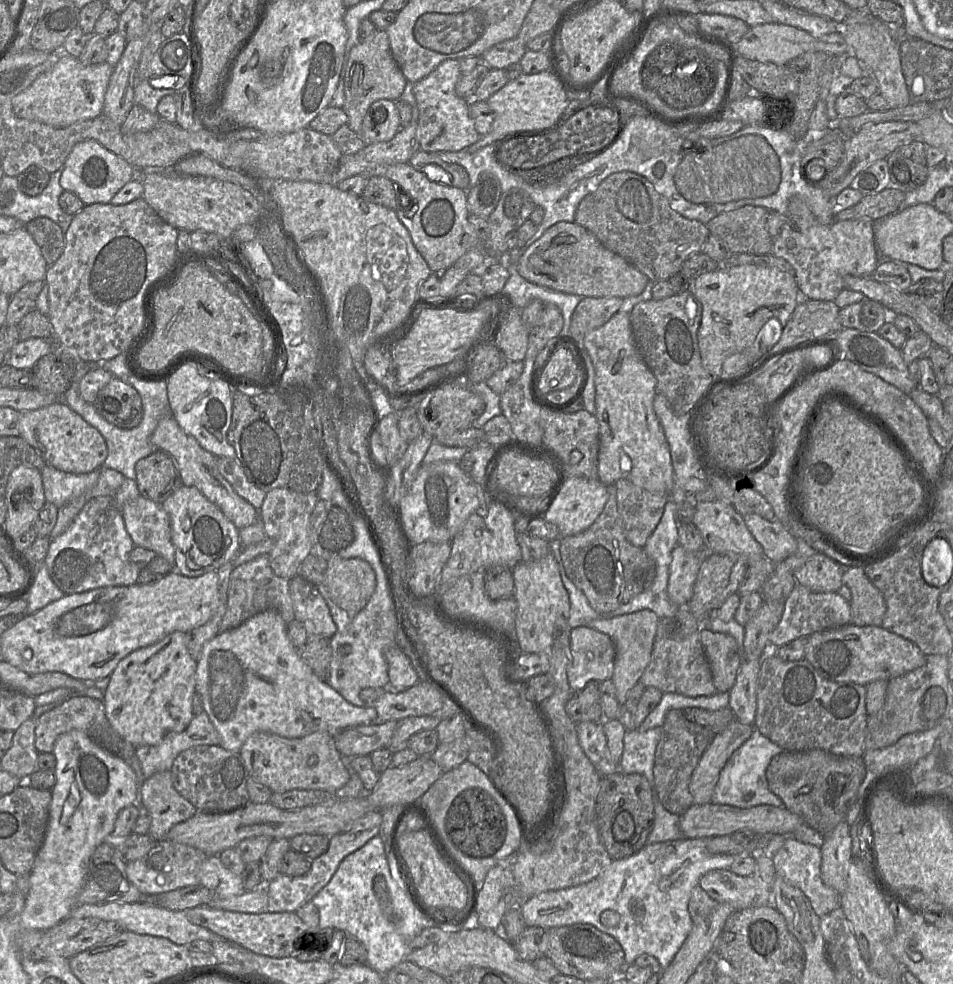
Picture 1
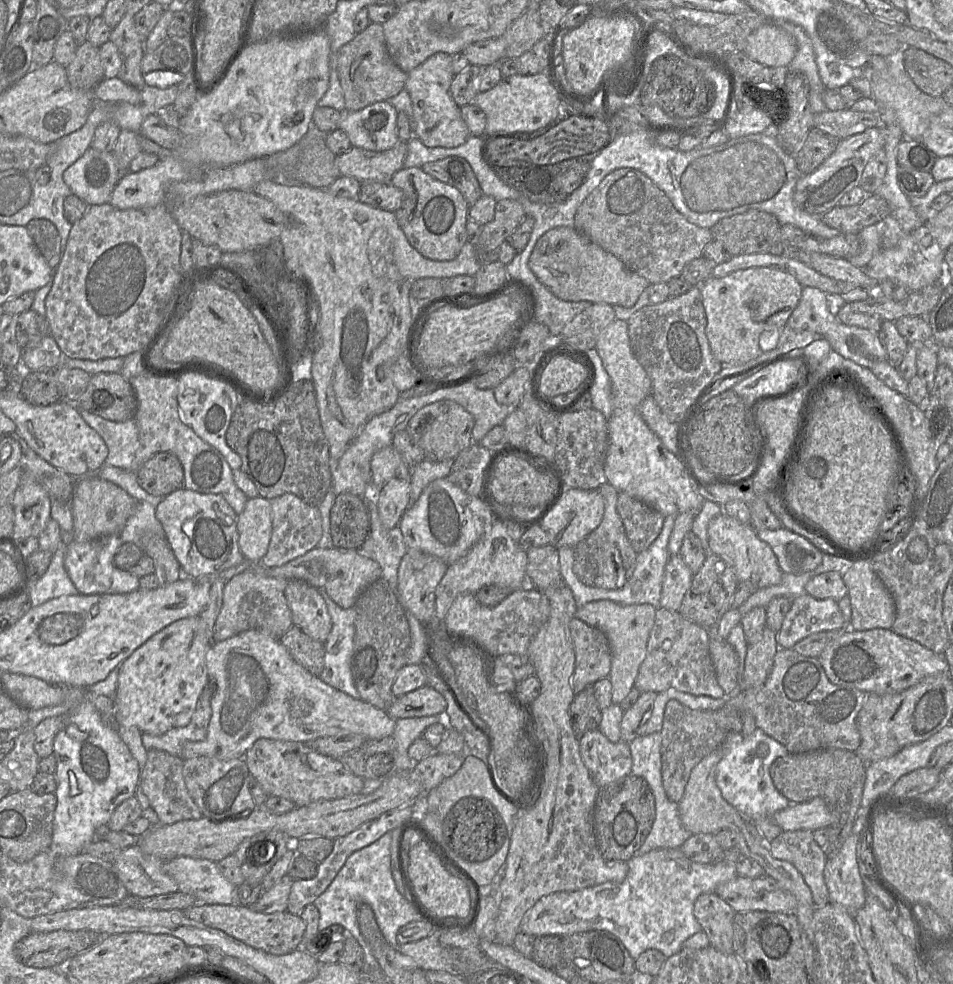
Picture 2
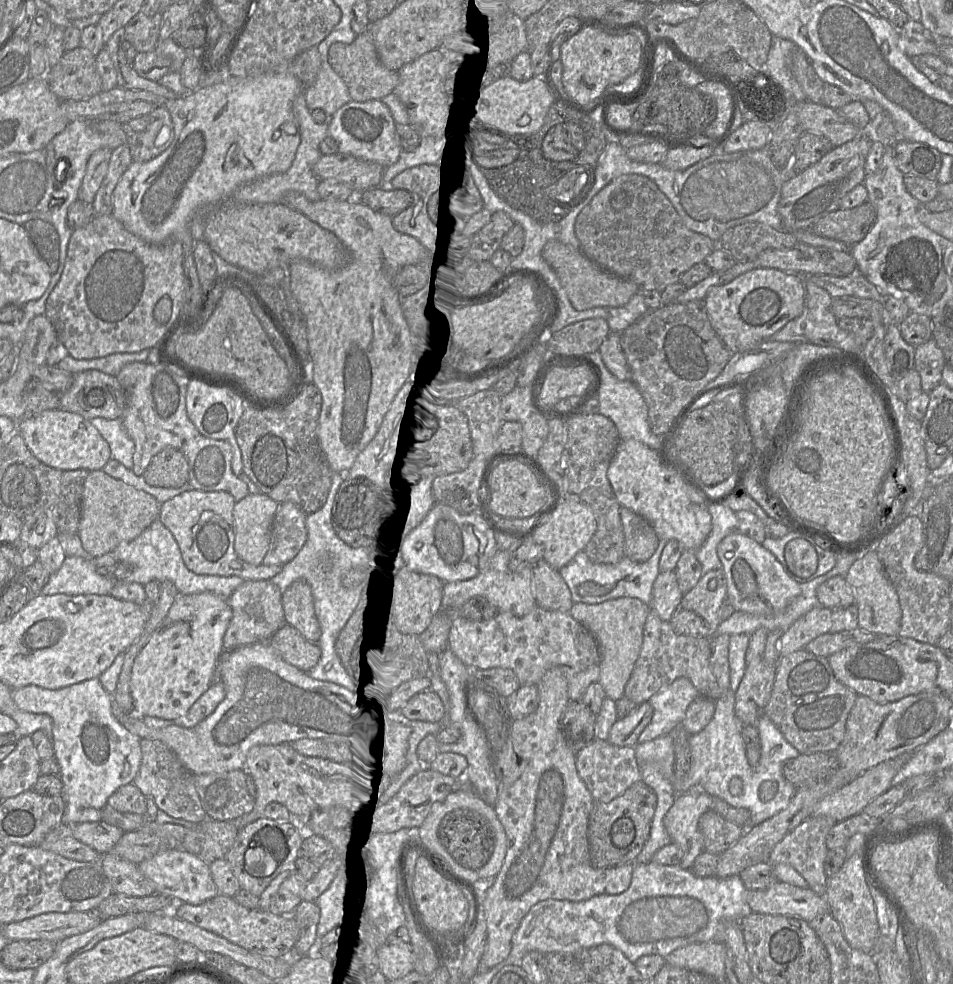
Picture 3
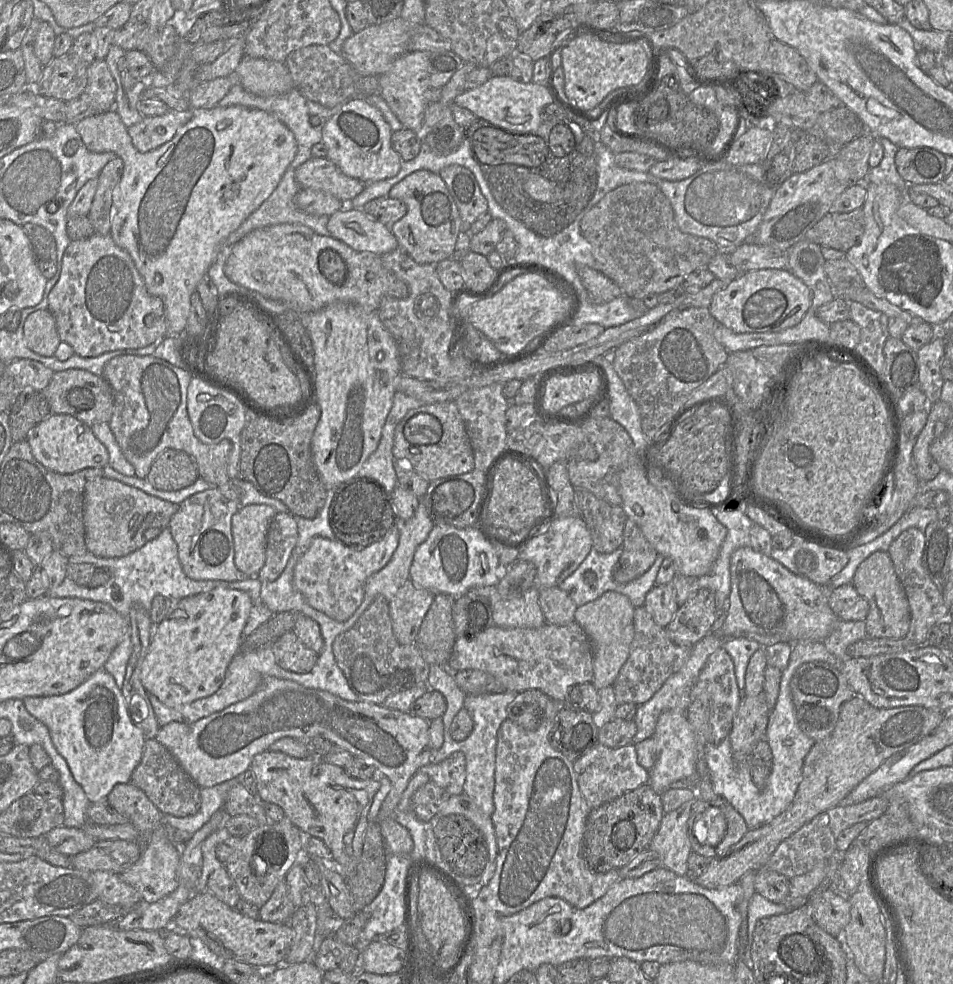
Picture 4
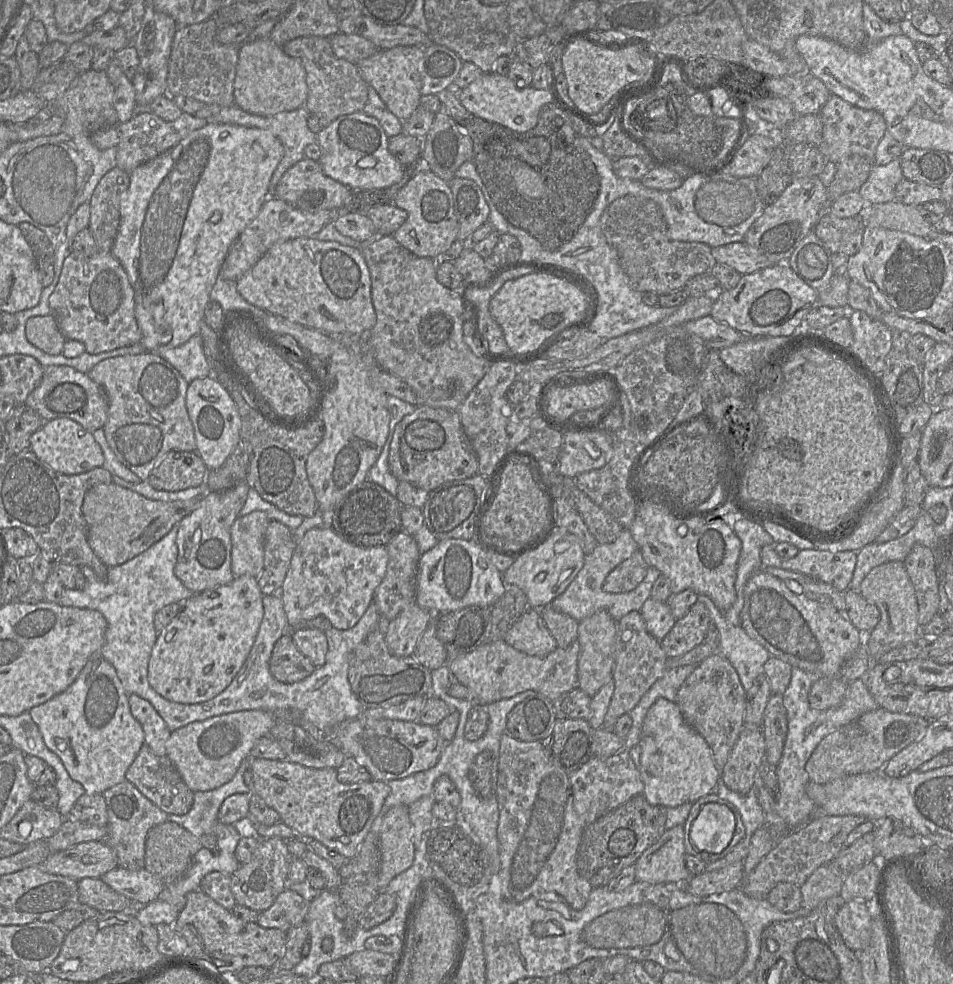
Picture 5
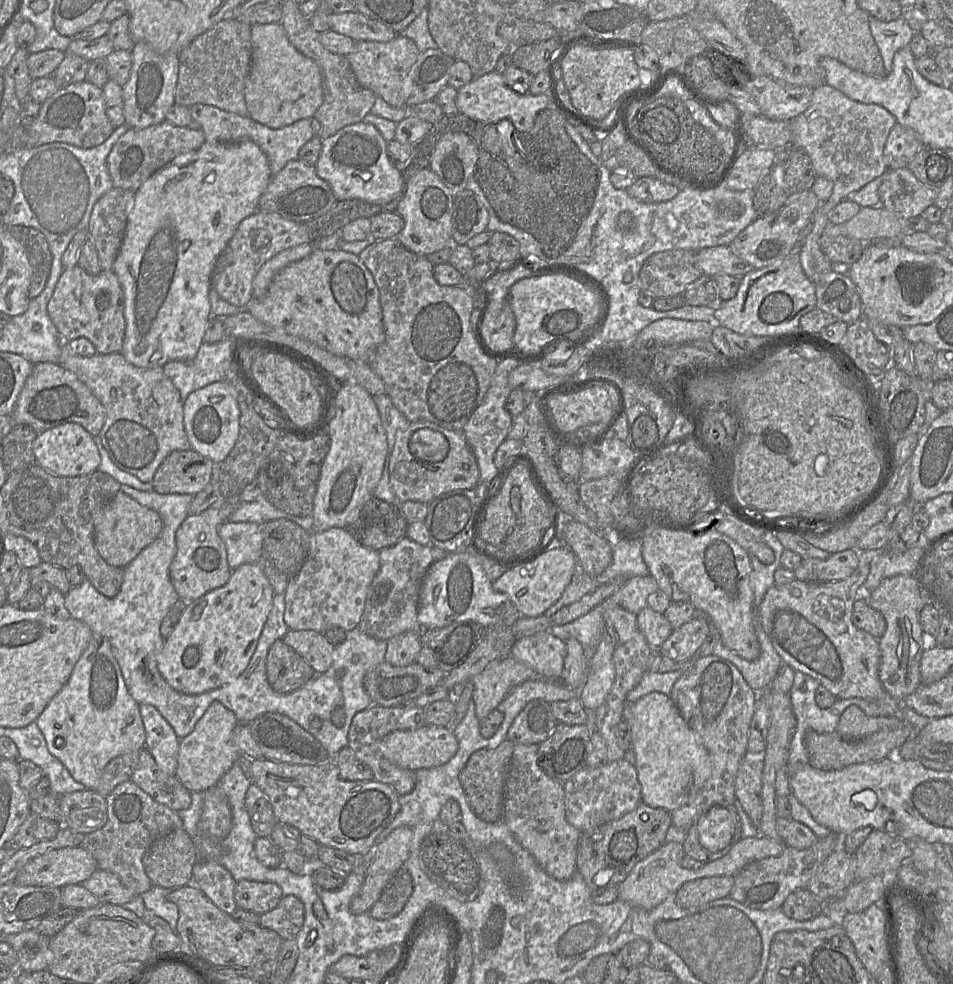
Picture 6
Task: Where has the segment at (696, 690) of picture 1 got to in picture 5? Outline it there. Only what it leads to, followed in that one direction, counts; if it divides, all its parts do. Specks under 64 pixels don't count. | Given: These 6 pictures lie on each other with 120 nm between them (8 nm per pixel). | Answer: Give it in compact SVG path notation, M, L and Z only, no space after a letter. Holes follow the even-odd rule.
M631 611L617 621L613 656L614 693L602 727L614 730L617 719L629 713L651 686L664 675L668 656L663 651L660 641L647 631L640 611Z

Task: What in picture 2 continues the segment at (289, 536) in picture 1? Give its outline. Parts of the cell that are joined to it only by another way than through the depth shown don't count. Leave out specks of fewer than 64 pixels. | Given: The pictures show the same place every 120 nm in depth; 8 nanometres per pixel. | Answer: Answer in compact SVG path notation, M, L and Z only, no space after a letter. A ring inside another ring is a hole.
M286 493L270 500L272 532L267 553L261 560L265 567L279 567L314 549L322 537L322 519L318 506L312 506L294 494Z

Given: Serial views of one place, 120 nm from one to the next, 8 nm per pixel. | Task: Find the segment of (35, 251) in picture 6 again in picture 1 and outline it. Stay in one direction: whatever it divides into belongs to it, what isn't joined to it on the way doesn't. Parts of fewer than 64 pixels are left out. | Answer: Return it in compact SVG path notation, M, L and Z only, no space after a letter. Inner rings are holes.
M37 217L25 224L25 228L39 246L48 266L54 264L65 247L65 234L60 226L47 217Z

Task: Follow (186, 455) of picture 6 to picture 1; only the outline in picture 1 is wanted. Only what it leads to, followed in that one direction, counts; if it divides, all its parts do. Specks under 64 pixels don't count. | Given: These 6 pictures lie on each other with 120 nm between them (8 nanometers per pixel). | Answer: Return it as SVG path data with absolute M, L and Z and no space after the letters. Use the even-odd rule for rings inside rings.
M163 450L140 459L135 473L140 495L157 503L165 501L183 485L174 459Z

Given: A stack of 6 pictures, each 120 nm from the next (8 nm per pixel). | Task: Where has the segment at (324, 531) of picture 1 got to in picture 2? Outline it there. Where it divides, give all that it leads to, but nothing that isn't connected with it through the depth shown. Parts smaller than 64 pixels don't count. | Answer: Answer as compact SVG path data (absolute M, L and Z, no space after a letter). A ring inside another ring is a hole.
M341 493L330 511L330 533L334 548L359 549L370 534L370 517L362 498Z

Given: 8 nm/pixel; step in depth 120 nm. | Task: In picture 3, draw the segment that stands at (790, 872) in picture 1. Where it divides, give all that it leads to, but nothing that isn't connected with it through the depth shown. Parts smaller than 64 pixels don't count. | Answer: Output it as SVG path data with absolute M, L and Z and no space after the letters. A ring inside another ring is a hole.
M809 817L777 843L770 855L771 865L783 863L794 868L807 882L808 888L820 896L825 896L828 878L824 870L824 862L828 848L826 837L837 822L829 817Z

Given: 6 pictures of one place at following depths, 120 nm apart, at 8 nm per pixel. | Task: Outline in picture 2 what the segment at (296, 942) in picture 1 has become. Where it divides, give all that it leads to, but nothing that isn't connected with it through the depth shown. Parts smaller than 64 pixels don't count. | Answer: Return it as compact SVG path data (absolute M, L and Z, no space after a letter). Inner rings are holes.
M197 903L183 912L194 921L219 929L253 948L273 955L285 955L301 948L306 930L306 923L299 915L288 911L262 914L238 903L230 905Z

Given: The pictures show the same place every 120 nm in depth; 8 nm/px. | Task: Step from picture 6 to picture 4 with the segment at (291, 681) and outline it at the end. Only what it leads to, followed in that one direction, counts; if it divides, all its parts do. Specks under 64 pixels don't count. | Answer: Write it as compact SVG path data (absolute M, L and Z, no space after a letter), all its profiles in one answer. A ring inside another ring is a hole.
M293 630L279 637L272 651L279 667L298 674L311 672L318 659L318 654L306 647Z

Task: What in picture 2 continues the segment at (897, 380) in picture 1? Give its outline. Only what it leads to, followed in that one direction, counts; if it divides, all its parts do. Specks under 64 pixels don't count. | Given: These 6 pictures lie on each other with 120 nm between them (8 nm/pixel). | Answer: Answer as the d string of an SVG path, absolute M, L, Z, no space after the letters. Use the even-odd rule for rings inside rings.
M803 287L800 301L790 315L787 325L795 330L819 334L830 343L832 350L865 368L871 369L875 363L887 360L887 352L878 333L840 322L835 314L834 300L817 288Z

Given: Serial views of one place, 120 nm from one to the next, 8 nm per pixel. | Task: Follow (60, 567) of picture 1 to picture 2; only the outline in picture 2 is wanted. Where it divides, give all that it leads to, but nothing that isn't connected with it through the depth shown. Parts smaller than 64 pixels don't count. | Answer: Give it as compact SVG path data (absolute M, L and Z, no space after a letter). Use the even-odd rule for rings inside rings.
M120 534L67 545L64 566L79 594L127 594L140 588L140 578L114 565L114 557L122 545Z

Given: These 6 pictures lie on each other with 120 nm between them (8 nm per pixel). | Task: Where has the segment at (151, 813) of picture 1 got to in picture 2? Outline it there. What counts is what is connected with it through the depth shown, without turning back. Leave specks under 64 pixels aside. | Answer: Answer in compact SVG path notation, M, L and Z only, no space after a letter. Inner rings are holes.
M161 750L147 751L147 761L140 772L139 786L157 813L160 825L171 825L183 820L197 820L202 814L187 790L183 776L182 758Z

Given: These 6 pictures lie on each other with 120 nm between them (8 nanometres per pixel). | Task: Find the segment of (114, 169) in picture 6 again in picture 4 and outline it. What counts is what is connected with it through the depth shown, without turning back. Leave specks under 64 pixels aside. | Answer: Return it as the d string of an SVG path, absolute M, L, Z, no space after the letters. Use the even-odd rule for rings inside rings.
M168 110L162 116L143 117L141 122L128 127L127 132L133 146L140 153L146 153L169 142L179 127L193 117L193 111Z

